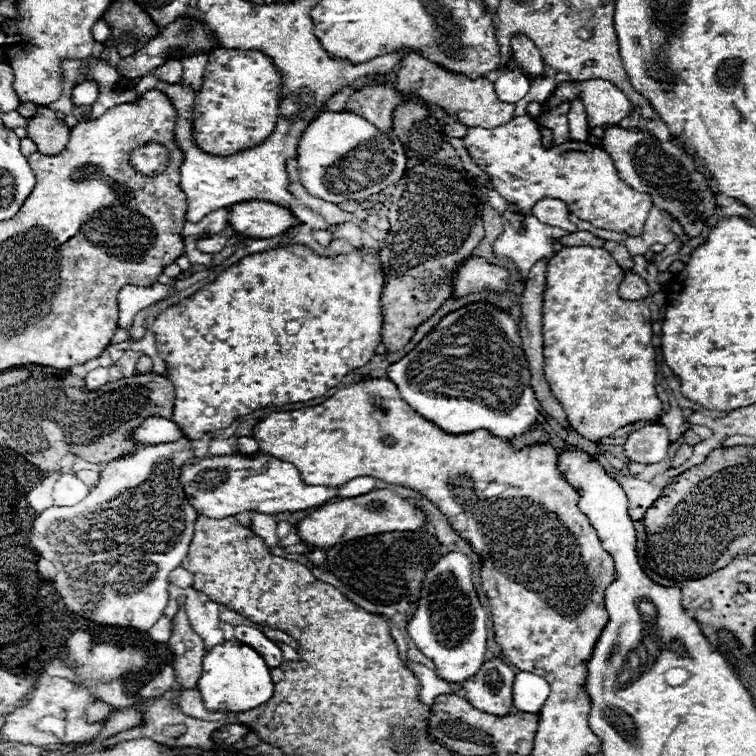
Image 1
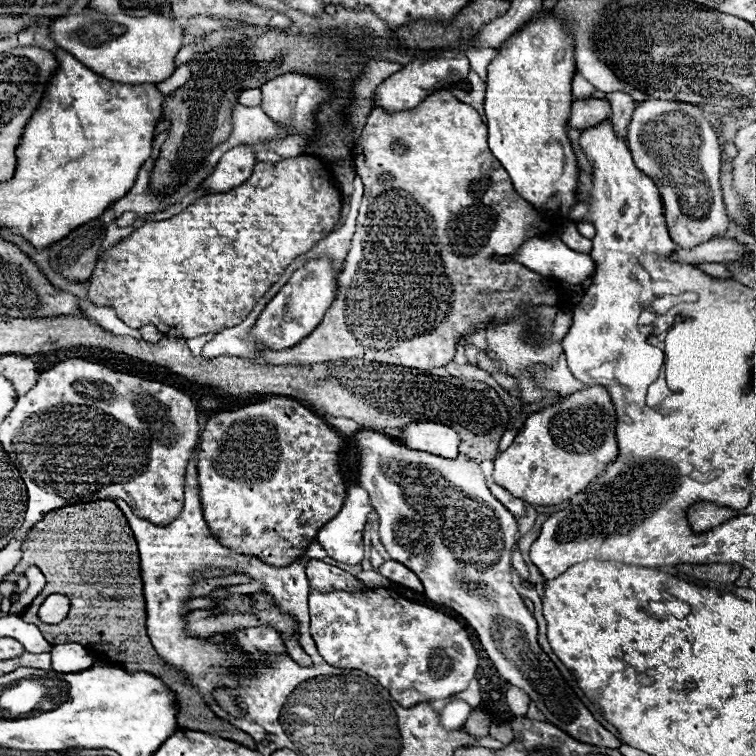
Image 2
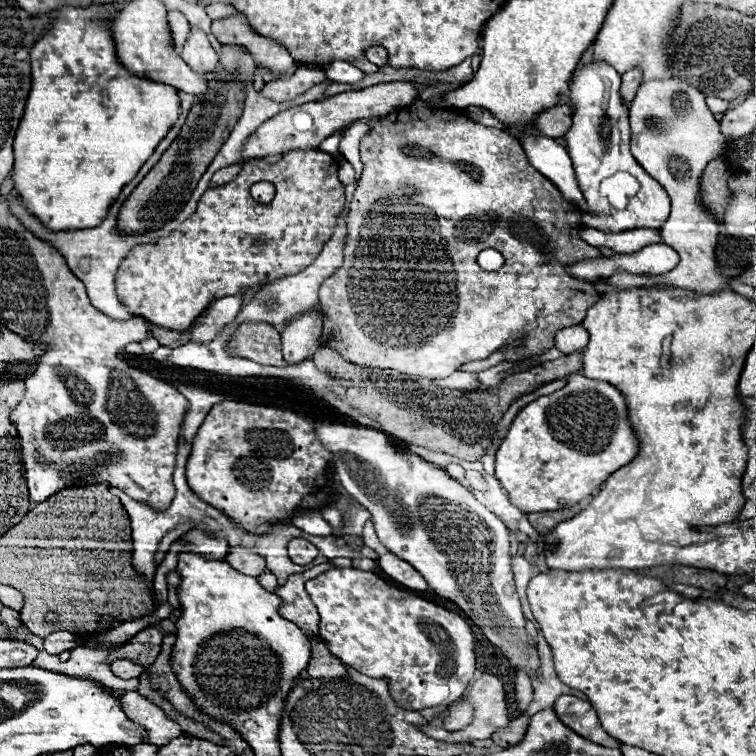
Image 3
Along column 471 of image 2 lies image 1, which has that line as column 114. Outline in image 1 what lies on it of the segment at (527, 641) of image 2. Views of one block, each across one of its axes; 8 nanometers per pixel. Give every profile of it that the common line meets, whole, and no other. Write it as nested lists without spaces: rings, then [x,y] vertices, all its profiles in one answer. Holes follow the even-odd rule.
[[[182,438],[178,442],[172,444],[158,444],[158,446],[140,446],[136,448],[130,456],[124,458],[116,458],[112,462],[106,464],[106,468],[100,472],[100,480],[98,484],[88,492],[88,496],[76,504],[76,506],[50,506],[44,512],[38,514],[38,518],[32,524],[30,530],[30,544],[36,550],[36,554],[40,554],[42,558],[54,562],[58,574],[54,578],[54,586],[58,590],[58,594],[62,596],[62,600],[66,602],[66,608],[74,614],[80,614],[86,620],[92,620],[96,624],[104,624],[104,626],[122,626],[122,628],[132,628],[140,634],[146,634],[154,622],[164,614],[164,608],[168,604],[168,574],[178,568],[184,560],[184,556],[188,554],[188,546],[192,542],[192,534],[194,534],[194,520],[198,516],[198,512],[194,510],[194,506],[188,502],[186,492],[182,490],[182,482],[180,482],[180,470],[182,466],[186,466],[190,460],[194,458],[194,450],[192,450],[192,442],[188,438]]]

